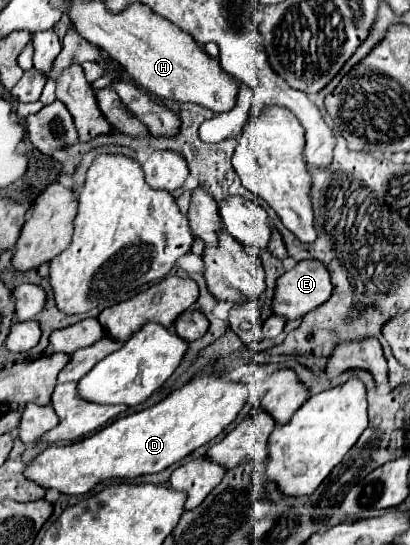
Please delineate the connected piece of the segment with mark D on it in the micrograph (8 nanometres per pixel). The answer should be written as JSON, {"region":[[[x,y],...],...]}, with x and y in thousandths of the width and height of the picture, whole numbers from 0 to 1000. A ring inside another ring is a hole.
{"region":[[[520,661],[500,668],[471,697],[422,716],[378,745],[285,767],[241,793],[178,815],[115,818],[85,848],[61,859],[61,873],[110,895],[139,895],[159,906],[207,906],[266,877],[329,877],[393,866],[534,800],[578,767],[602,730],[602,705],[559,697],[549,668]]]}

